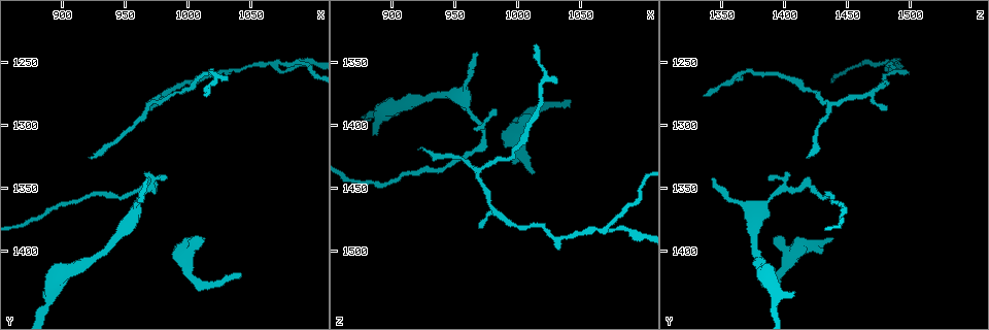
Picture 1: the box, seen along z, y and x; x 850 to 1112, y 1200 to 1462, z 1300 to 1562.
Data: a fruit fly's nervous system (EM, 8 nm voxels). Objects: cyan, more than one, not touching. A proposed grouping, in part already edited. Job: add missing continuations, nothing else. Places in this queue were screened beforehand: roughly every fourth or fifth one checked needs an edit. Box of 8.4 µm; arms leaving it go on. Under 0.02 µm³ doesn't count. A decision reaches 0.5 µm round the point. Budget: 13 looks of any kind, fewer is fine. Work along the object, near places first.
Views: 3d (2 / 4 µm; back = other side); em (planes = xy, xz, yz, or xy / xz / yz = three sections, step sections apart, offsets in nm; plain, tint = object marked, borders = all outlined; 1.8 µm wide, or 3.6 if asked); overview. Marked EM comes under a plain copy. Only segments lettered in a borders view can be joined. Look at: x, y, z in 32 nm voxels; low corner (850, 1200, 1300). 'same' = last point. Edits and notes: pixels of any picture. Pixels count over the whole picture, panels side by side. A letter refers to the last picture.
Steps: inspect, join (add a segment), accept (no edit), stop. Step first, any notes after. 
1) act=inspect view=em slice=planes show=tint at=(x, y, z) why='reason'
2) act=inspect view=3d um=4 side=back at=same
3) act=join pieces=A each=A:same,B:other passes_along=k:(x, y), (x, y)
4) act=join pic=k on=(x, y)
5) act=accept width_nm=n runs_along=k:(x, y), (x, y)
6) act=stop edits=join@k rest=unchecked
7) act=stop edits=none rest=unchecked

act=inspect view=em slice=yz step=8 show=tint at=(1042, 1418, 1382) why='an open end'

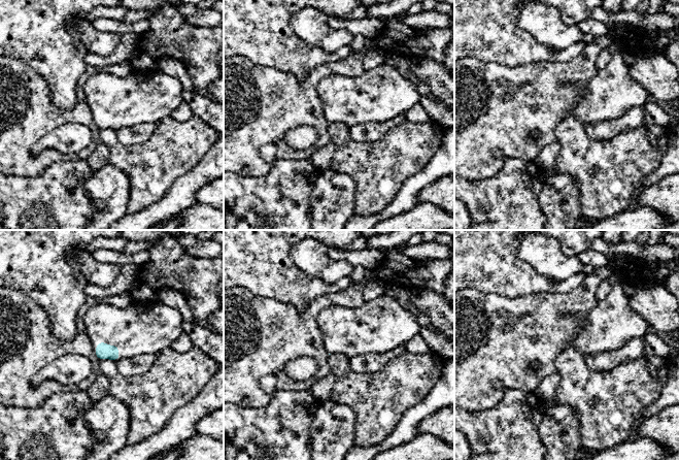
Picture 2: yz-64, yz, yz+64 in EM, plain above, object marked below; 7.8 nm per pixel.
act=inspect view=em slice=planes show=borders at=same why='another direction'

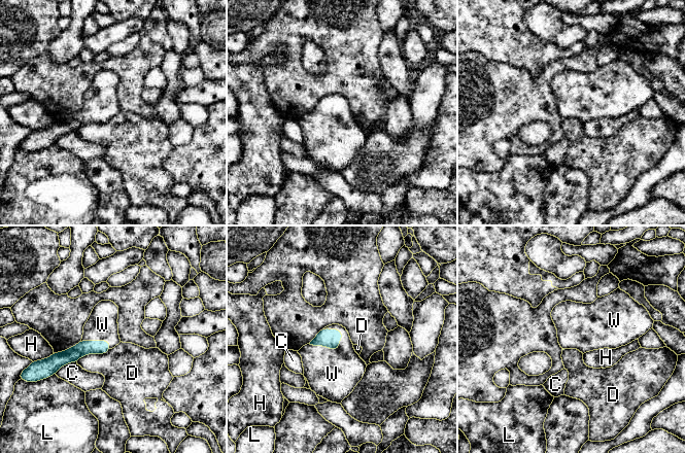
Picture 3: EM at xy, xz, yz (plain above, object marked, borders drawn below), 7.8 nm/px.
act=join pic=3 on=(332, 374) each=C:other,D:other,H:other,L:other,W:same found='the neuron continues'

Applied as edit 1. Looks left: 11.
act=inspect view=3d um=2 side=back at=(1010, 1388, 1438) why='an open end'

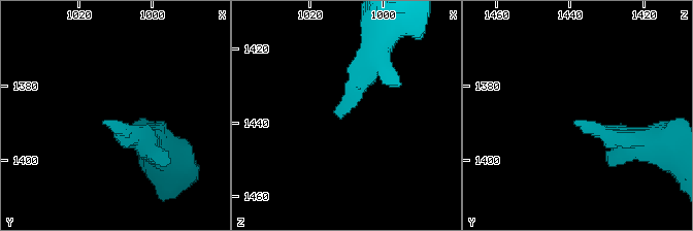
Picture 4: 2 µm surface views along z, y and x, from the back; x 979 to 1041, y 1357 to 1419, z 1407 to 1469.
act=inspect view=em slice=xy step=8 show=tint at=(1012, 1390, 1439)

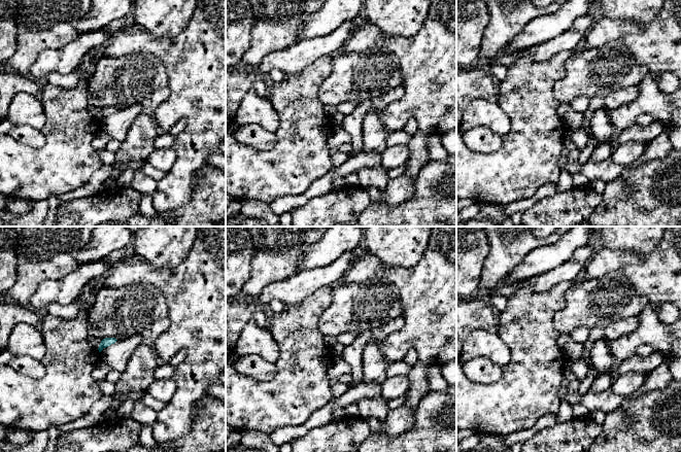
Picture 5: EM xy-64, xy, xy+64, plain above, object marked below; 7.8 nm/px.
act=inspect view=em slice=planes show=borders at=same

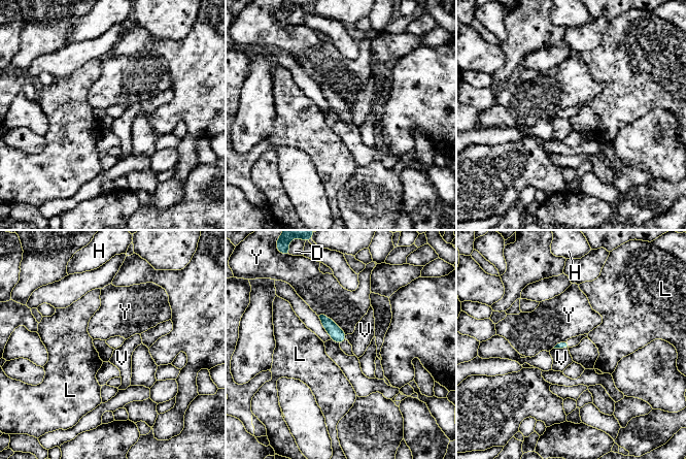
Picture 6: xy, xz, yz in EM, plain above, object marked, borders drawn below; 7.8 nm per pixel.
act=accept each=D:other,H:other,L:other,V:other,Y:other border=6:(553, 348), (568, 349) found='none of them fits'

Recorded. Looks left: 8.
act=inspect view=3d um=2 at=(886, 1432, 1408) why='an open end'

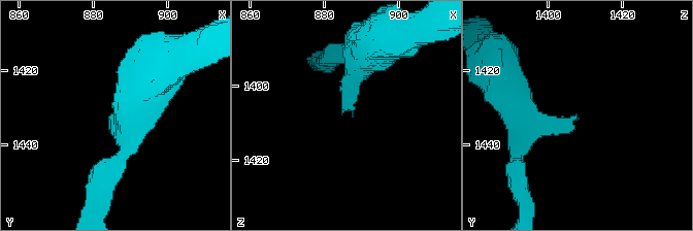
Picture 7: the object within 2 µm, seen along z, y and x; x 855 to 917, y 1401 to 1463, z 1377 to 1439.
act=inspect view=em slice=planes show=borders at=(885, 1431, 1408) arm_widths_nm=170,360

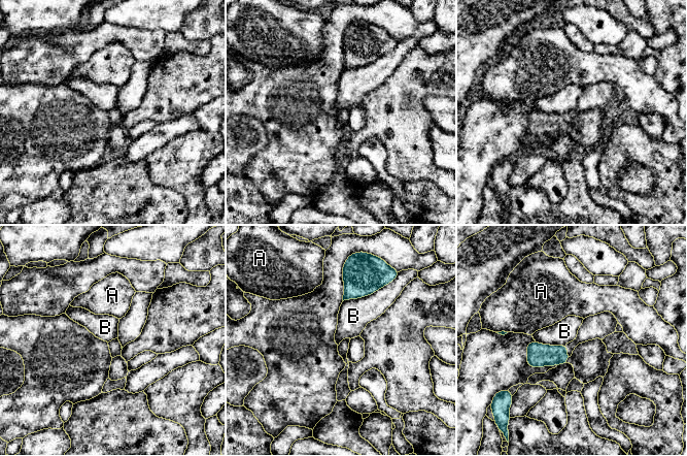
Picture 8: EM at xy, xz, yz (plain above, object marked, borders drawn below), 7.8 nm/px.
act=accept each=A:other,B:other border=8:(386, 285), (370, 294), (343, 301) found='no lettered segment goes on from it'

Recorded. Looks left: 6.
act=inspect view=3d um=2 at=(974, 1280, 1436) why='sharp bend'

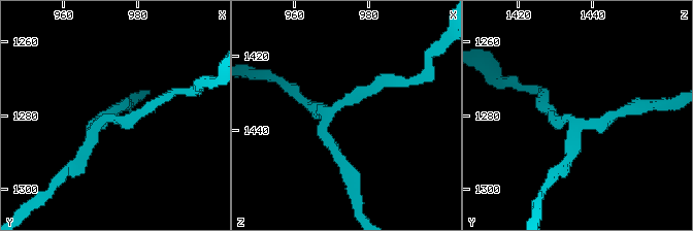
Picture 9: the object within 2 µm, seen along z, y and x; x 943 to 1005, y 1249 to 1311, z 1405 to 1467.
act=inspect view=em slice=xy step=16 show=tint at=(973, 1282, 1435) why='shape alone is not enough'

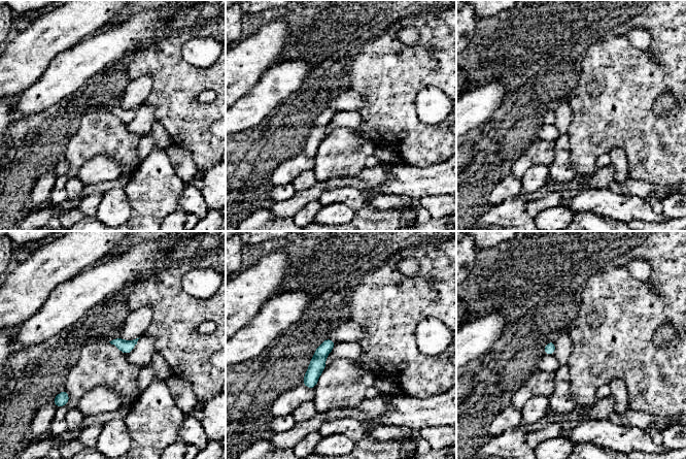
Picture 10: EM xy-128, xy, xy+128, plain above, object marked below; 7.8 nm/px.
act=inspect view=em slice=planes show=borders at=same why='cut it another way'

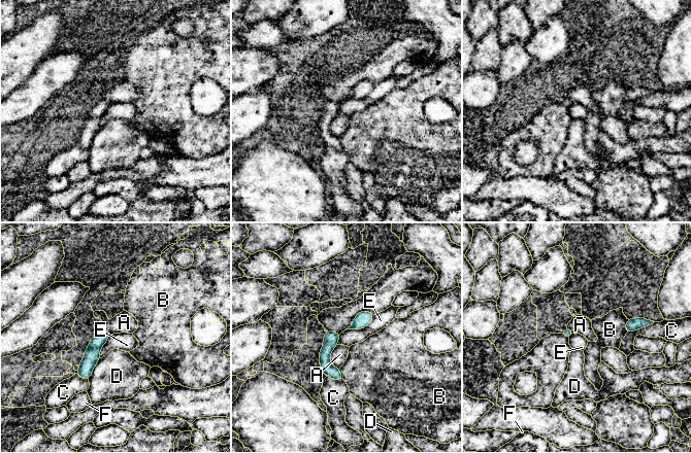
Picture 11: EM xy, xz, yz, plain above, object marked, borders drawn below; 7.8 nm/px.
act=accept width_nm=70 each=A:other,B:other,C:other,D:other,E:other,F:other border=11:(375, 314), (365, 326), (346, 330) found='no lettered segment goes on from it'

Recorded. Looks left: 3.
act=inspect view=3d um=2 at=(1018, 1258, 1366) why='abrupt turn'

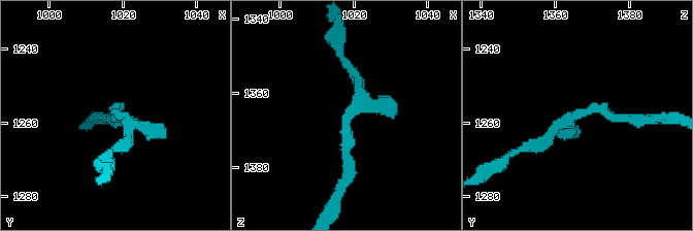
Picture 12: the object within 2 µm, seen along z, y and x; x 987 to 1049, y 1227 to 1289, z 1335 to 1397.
act=inspect view=em um=3.6 slice=xz step=8 show=tint at=(1019, 1258, 1367) why='shape alone is not enough'

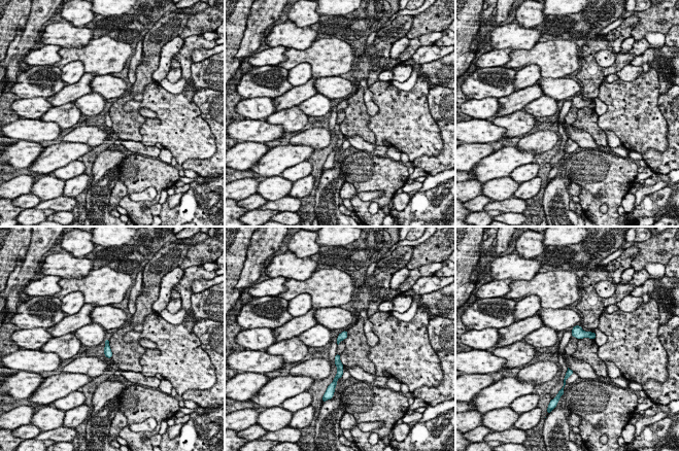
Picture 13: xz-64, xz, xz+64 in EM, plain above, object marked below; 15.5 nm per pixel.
act=inspect view=em um=3.6 slice=planes show=borders at=same why='another direction'

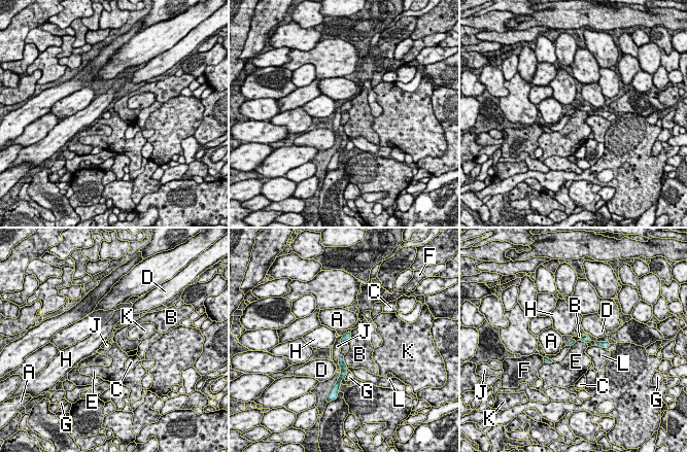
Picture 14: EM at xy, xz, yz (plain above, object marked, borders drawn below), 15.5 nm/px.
act=accept width_nm=90 each=A:other,B:other,C:other,D:other,E:other,F:other,G:other,H:other,J:other,K:other,L:other border=14:(579, 340), (586, 343) found='no lettered segment goes on from it'

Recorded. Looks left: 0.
act=stop edits=join@3 rest=unchecked

